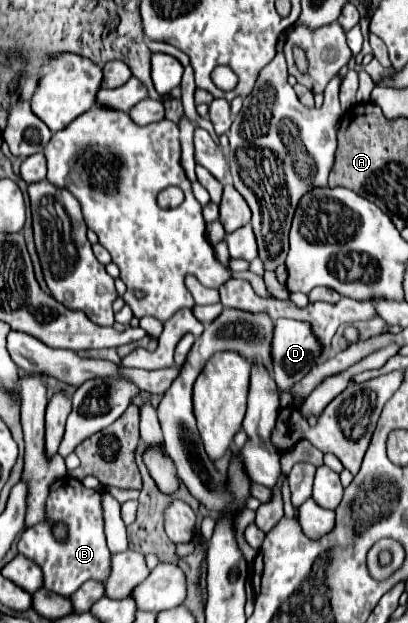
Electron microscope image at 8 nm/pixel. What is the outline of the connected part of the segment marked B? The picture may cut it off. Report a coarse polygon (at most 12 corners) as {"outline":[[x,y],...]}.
{"outline":[[78,479],[50,487],[46,511],[68,525],[22,531],[18,551],[42,567],[46,589],[70,597],[104,583],[110,551],[100,491]]}

